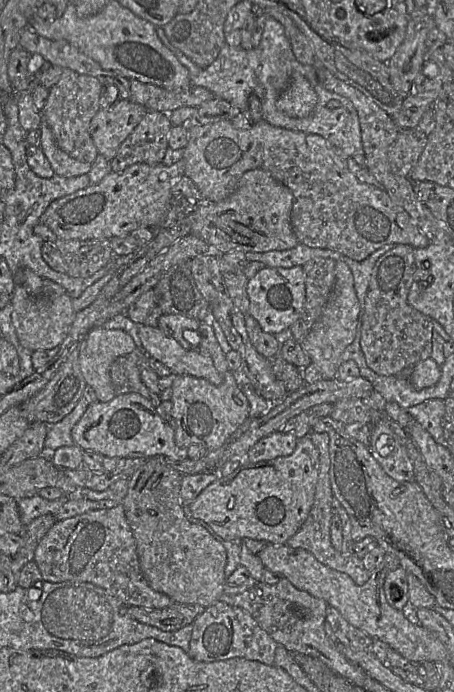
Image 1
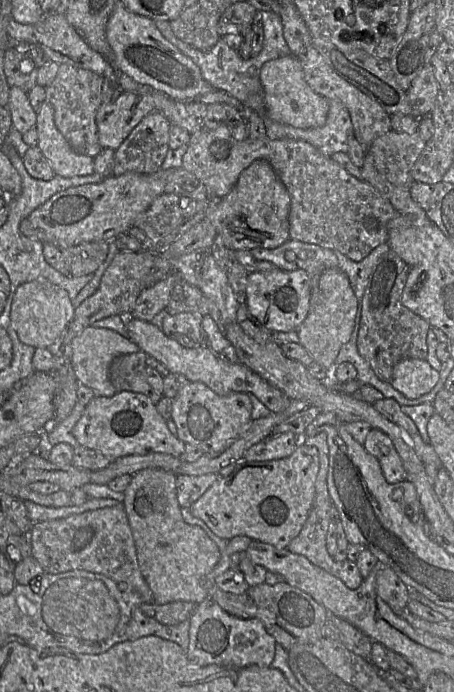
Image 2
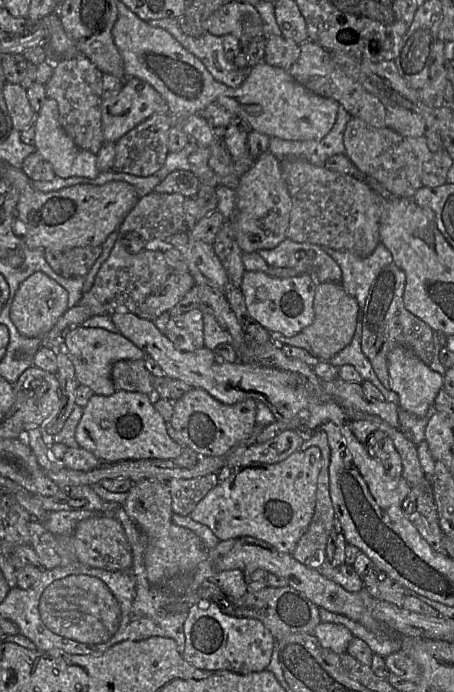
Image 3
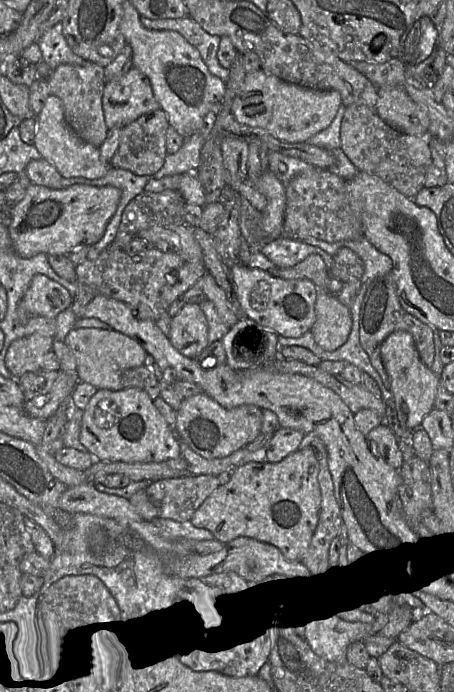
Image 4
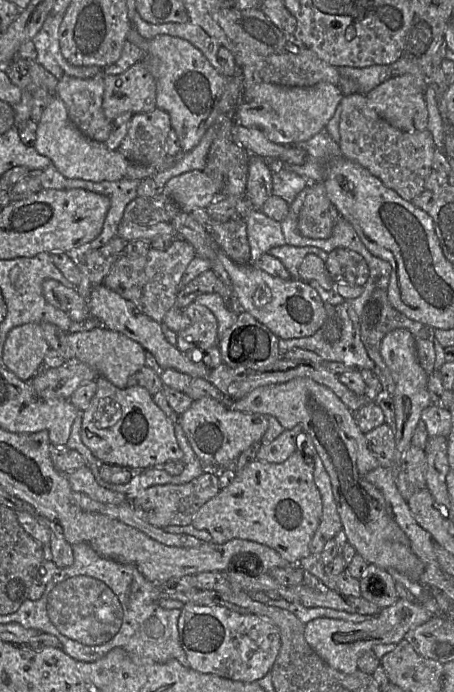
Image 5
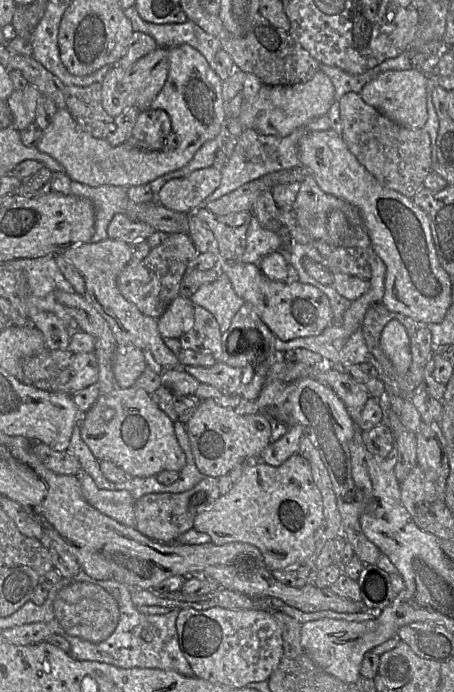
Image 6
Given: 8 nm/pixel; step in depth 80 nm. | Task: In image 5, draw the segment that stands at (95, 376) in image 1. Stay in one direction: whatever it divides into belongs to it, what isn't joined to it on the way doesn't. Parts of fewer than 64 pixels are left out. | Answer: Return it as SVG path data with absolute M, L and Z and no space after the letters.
M104 326L83 332L68 332L67 337L74 358L90 366L97 376L103 376L117 388L128 387L130 376L145 366L146 351L138 342Z

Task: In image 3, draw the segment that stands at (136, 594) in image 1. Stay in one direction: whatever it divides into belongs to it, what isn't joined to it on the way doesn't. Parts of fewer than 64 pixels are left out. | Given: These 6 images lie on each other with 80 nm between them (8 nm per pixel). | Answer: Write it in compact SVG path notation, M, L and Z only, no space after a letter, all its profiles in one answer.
M97 514L81 520L68 535L53 534L41 522L34 520L28 523L28 531L30 545L39 557L42 569L53 569L72 563L107 571L126 570L132 566L131 547L121 523L113 516Z

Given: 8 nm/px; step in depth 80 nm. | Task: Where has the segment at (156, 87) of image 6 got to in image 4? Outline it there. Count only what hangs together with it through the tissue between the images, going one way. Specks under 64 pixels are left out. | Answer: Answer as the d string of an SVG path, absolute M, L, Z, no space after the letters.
M135 67L105 82L102 107L108 129L124 127L140 116L160 109L149 79Z

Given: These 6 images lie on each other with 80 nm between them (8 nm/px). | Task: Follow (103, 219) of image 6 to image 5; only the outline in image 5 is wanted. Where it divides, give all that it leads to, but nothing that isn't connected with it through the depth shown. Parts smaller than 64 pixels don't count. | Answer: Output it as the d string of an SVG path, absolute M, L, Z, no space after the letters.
M123 178L118 181L92 182L82 179L66 179L65 189L84 189L107 196L110 199L110 208L106 215L103 228L89 244L76 250L95 250L107 244L117 236L119 224L126 206L137 197L137 188L141 180Z

